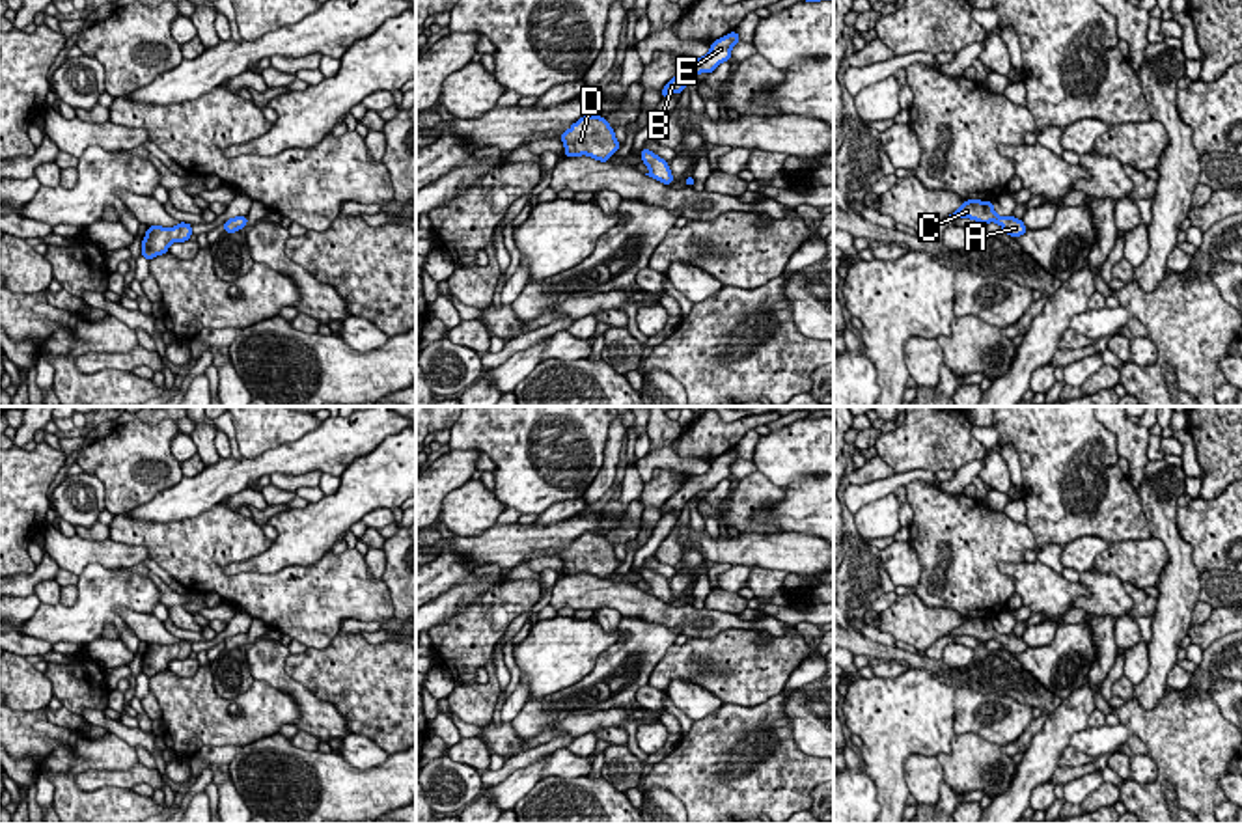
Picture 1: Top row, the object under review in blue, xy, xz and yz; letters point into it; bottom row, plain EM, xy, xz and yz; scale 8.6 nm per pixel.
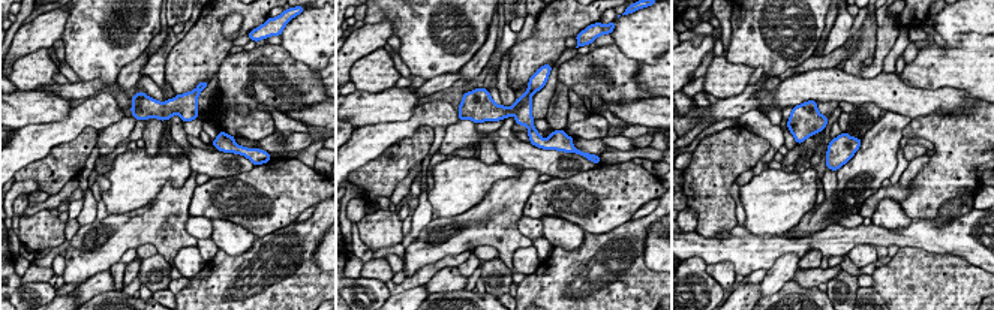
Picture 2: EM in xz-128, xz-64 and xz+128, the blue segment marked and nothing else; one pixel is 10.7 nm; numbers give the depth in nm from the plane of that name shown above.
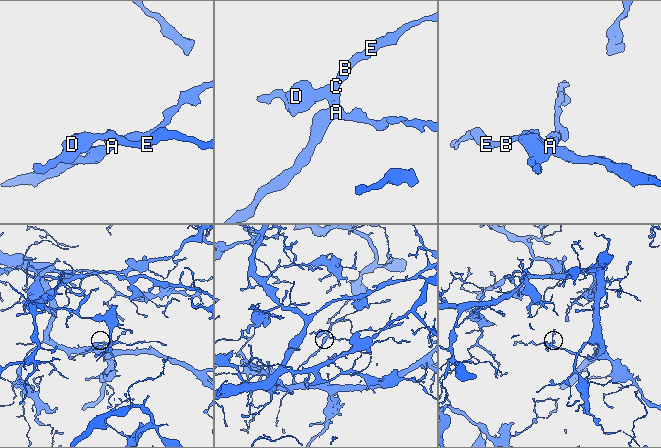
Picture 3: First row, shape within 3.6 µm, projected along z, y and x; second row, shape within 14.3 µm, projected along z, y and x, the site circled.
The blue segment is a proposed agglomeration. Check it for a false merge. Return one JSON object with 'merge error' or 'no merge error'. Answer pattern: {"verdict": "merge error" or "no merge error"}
{"verdict": "no merge error"}

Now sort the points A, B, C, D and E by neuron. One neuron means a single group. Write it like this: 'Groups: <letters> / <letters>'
Groups: A B C D E

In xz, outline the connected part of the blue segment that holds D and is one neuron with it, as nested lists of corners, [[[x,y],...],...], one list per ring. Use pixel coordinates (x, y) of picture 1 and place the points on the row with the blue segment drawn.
[[[584,116],[561,134],[565,157],[587,155],[595,160],[608,162],[619,149],[619,142],[606,117]]]

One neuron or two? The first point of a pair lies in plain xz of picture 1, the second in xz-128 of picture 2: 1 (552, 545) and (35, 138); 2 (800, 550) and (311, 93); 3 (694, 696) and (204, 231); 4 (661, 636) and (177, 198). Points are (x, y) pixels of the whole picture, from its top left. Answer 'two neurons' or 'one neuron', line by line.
1: two neurons
2: two neurons
3: two neurons
4: one neuron

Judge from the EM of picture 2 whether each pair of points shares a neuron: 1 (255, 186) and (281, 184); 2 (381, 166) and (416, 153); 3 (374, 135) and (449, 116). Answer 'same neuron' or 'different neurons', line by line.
1: same neuron
2: same neuron
3: same neuron

